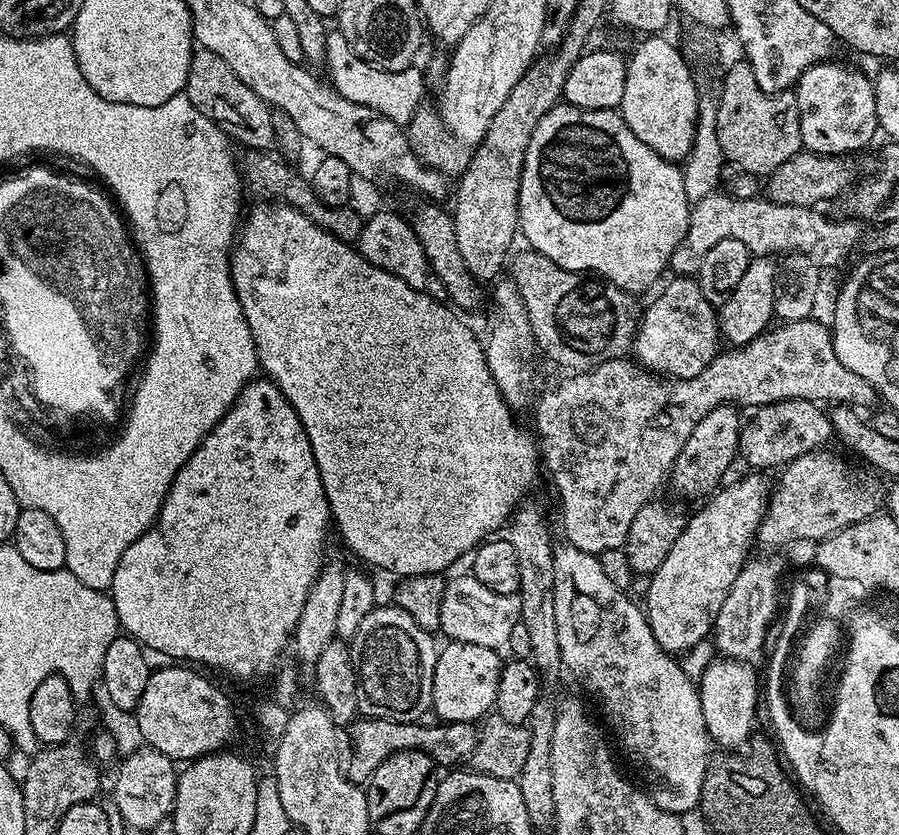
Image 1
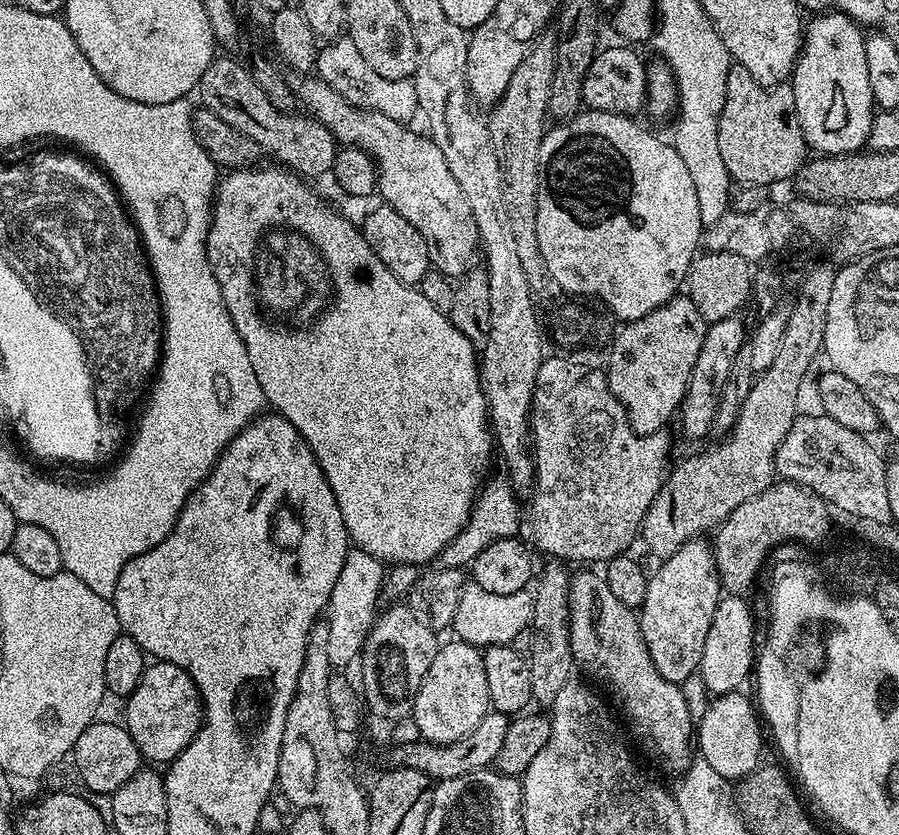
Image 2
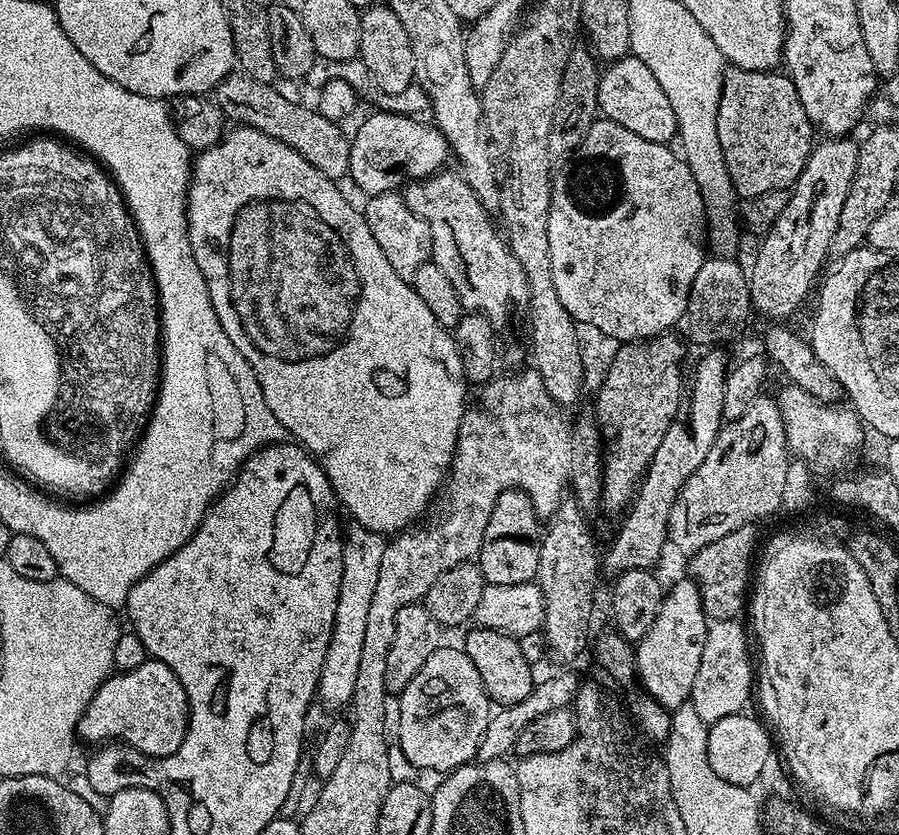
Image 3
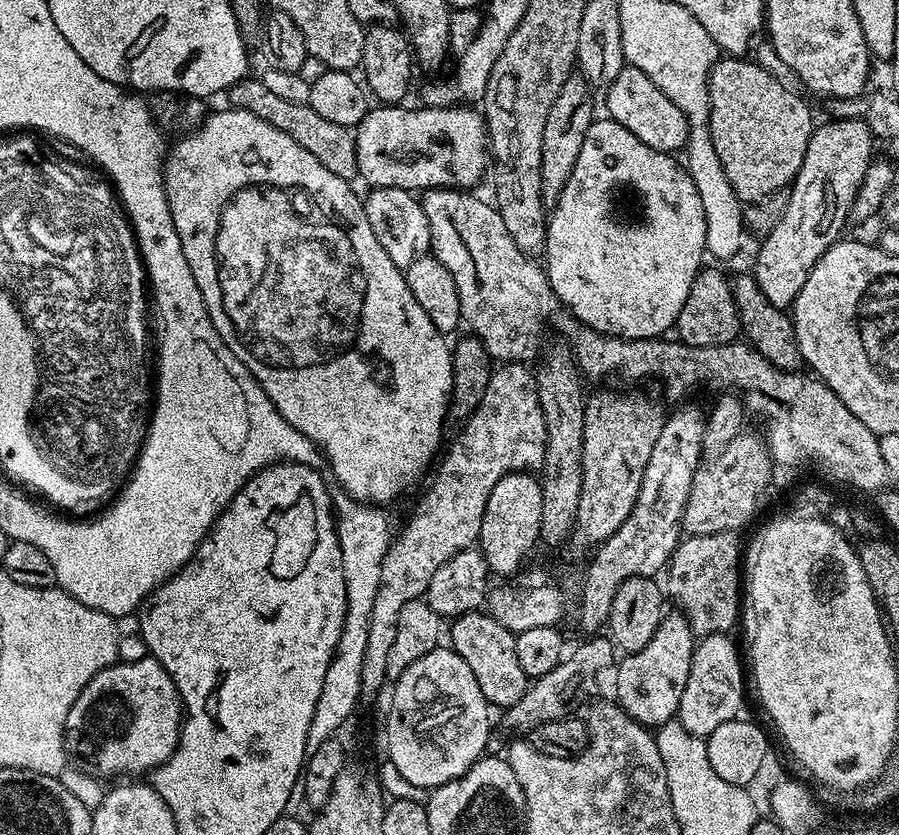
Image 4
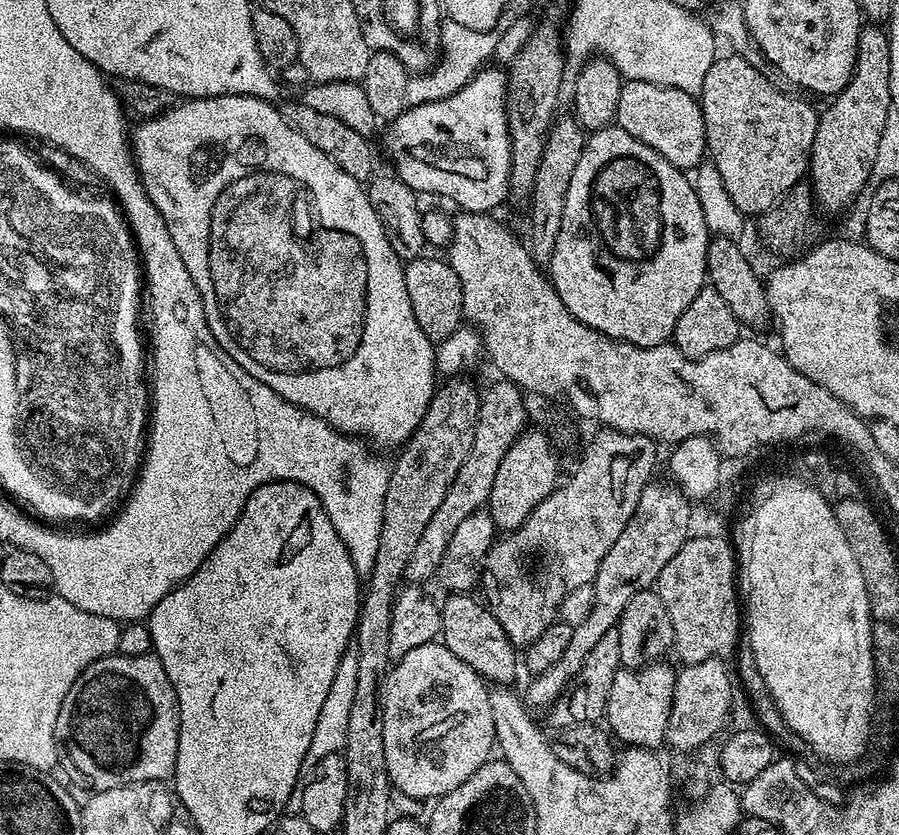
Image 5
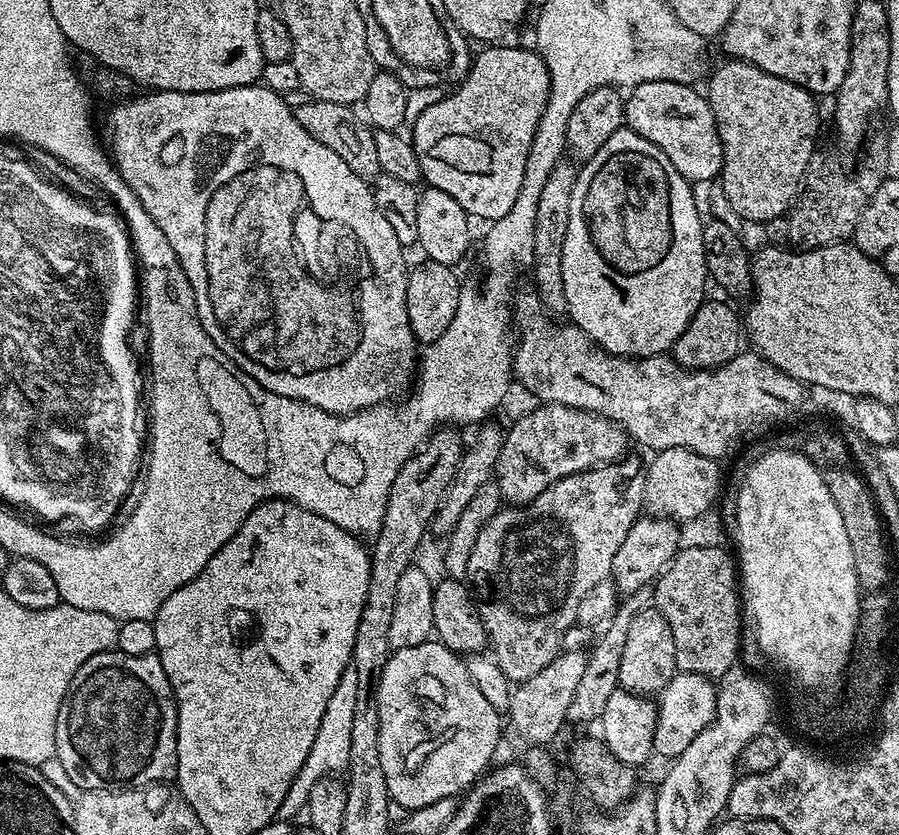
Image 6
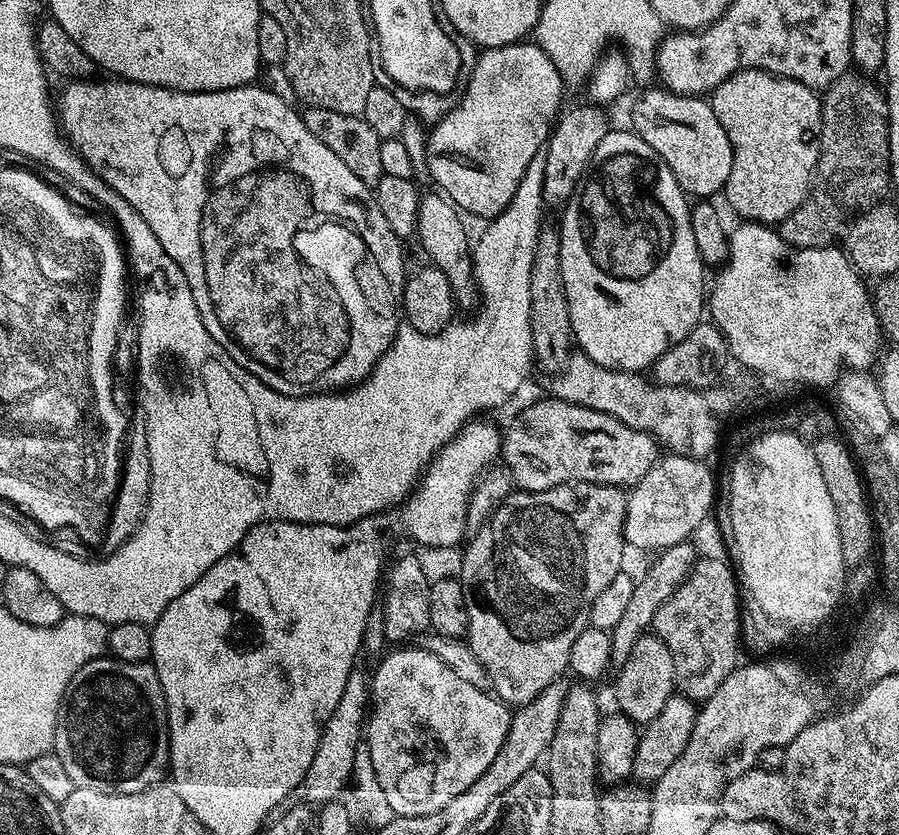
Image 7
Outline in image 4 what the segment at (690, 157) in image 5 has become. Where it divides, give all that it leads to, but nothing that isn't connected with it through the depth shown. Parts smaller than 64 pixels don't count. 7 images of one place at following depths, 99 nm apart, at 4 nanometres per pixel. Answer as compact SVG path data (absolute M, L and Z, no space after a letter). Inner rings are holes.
M625 66L618 78L614 78L614 82L608 85L606 95L607 115L610 119L626 126L626 130L630 130L634 138L646 142L646 146L659 152L676 154L687 145L686 114L682 114L682 110L678 110L678 106L674 106L674 102L670 102L670 98L666 98L666 94L662 94L662 90L658 90L658 86L654 86L654 82L650 82L650 78L642 74L642 70Z

